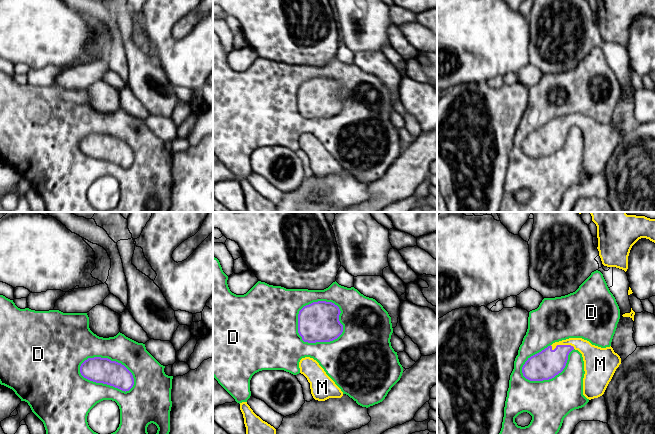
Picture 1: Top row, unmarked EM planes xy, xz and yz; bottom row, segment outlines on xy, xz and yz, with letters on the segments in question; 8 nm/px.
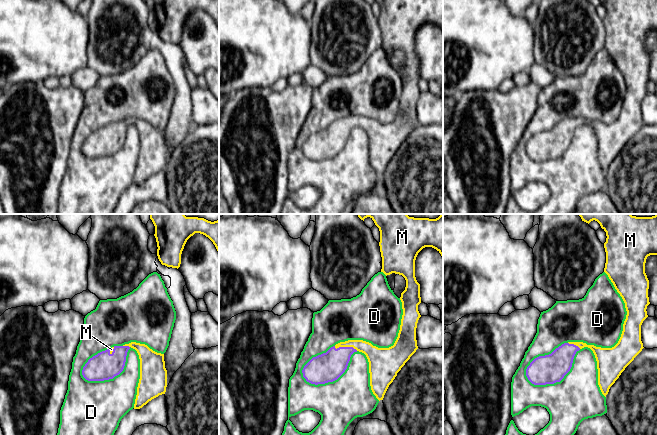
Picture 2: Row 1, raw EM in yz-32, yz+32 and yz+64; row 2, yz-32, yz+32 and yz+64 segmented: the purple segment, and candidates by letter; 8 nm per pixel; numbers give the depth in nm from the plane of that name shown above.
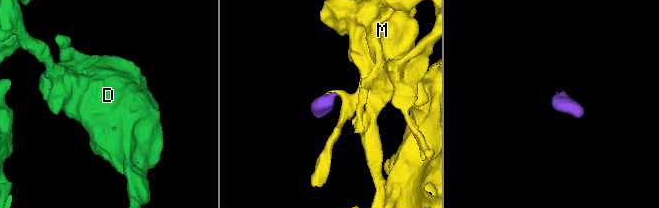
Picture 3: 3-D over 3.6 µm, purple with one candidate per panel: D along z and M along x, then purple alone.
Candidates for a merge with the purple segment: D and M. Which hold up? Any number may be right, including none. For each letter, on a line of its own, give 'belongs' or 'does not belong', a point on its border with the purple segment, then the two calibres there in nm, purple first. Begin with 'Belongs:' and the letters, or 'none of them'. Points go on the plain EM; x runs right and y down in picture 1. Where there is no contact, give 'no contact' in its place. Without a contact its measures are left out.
Belongs: M
D: does not belong; contact xz (330, 78); calibres 320 and 300 nm
M: belongs; contact yz (562, 121); calibres 240 and 150 nm

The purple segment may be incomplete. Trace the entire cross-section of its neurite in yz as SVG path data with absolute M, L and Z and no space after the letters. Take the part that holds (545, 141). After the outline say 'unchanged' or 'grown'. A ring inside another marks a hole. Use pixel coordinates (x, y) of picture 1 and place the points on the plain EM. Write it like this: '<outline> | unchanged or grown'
M582 114L555 118L531 132L522 143L523 152L530 157L554 154L563 147L568 131L574 125L582 130L584 137L583 171L589 176L602 172L621 140L621 134L611 122L601 124Z | grown

